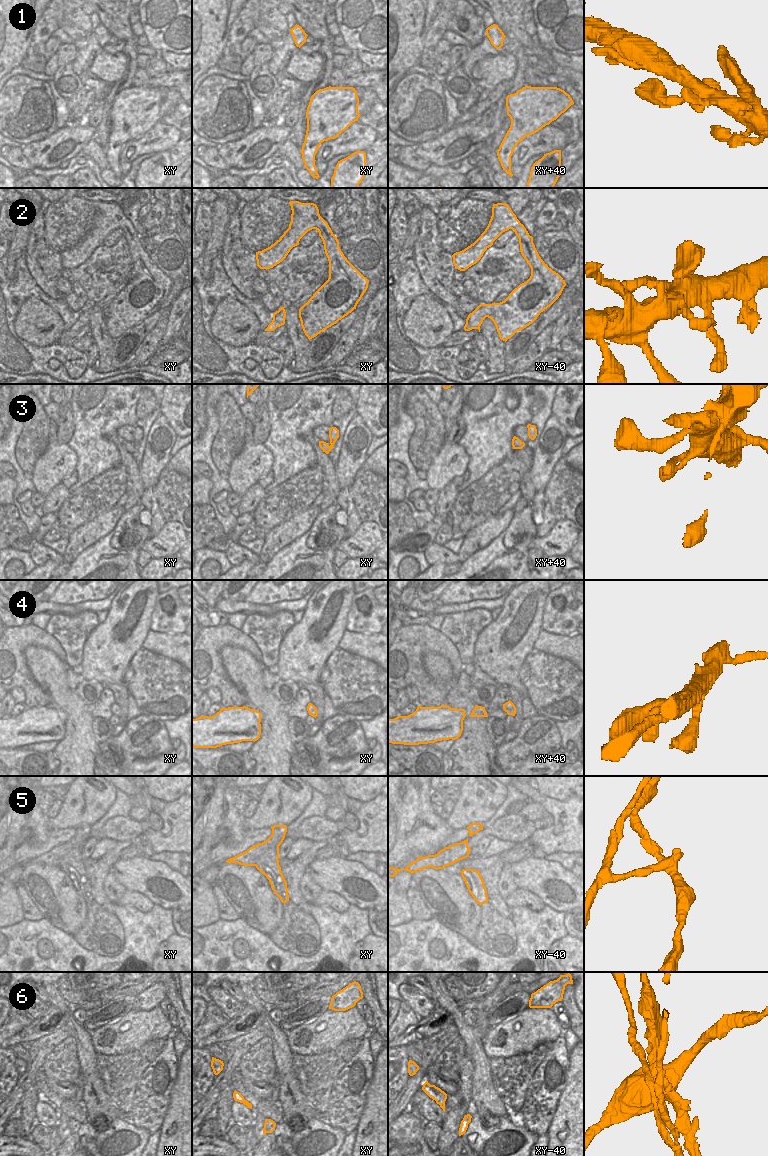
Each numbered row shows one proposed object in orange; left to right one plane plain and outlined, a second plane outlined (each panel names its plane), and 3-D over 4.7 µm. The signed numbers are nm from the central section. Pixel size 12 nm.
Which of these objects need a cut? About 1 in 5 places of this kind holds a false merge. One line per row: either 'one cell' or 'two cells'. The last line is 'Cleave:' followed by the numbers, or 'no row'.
1: one cell
2: one cell
3: one cell
4: one cell
5: two cells
6: two cells
Cleave: 5, 6

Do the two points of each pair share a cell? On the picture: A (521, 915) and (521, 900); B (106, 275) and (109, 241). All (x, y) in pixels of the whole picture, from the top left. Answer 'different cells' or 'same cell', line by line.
A: different cells
B: different cells

